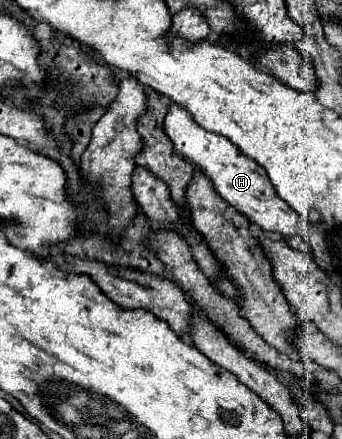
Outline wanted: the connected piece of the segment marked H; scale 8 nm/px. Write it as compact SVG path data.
M177 104L169 106L167 118L165 118L165 134L171 138L175 152L185 156L185 160L189 160L191 164L199 166L211 178L217 194L223 200L227 200L235 210L245 214L251 224L257 224L263 232L279 234L281 238L297 234L297 228L295 228L297 212L291 210L289 204L283 202L275 194L273 184L269 182L265 170L257 162L253 162L251 158L241 154L237 150L237 146L233 146L223 136L197 126L191 120L191 116L185 110L181 110Z

